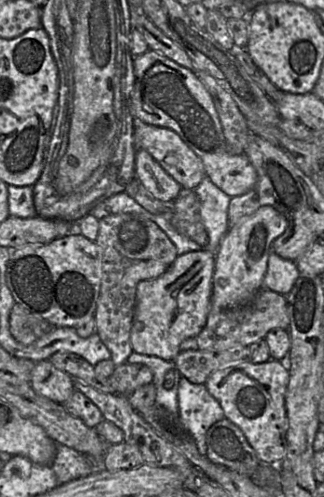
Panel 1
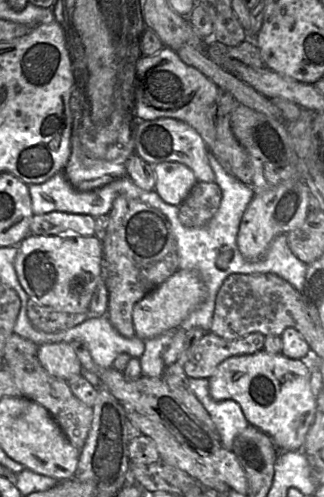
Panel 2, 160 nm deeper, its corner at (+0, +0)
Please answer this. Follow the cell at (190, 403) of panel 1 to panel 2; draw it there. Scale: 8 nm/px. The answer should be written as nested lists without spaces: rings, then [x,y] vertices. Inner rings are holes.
[[[189,377],[189,386],[211,416],[221,444],[231,450],[238,434],[250,425],[240,405],[234,400],[213,399],[209,391],[209,378]]]

